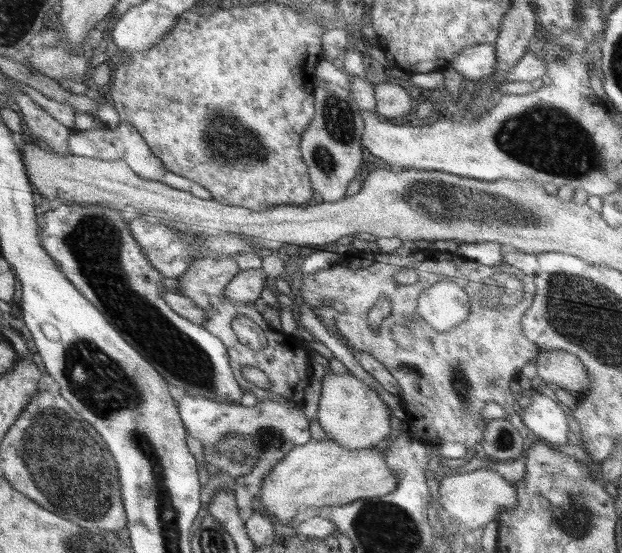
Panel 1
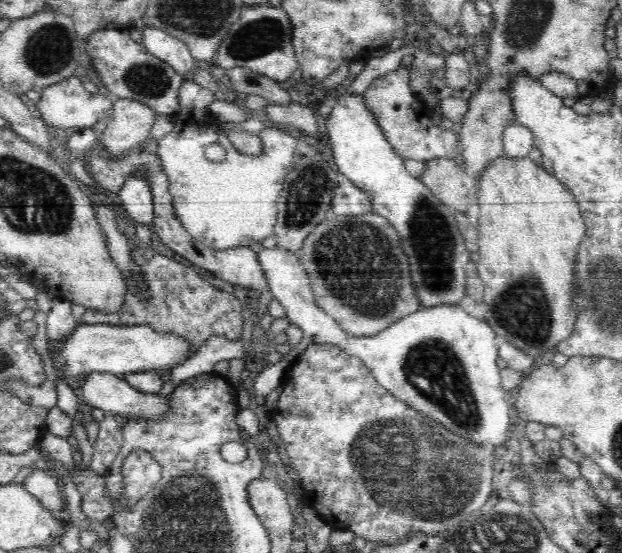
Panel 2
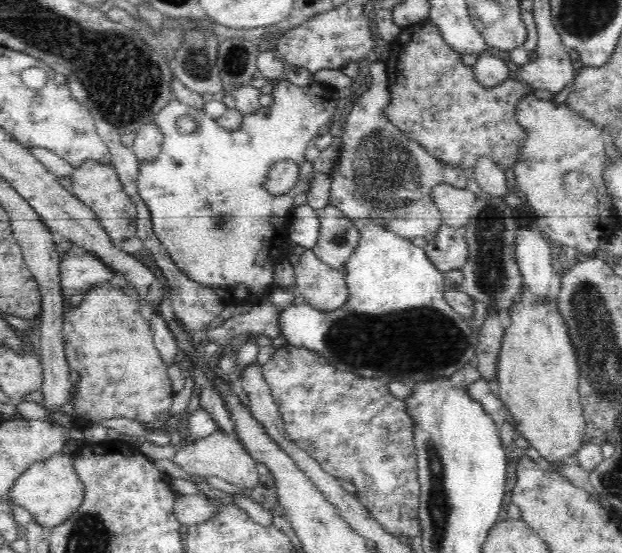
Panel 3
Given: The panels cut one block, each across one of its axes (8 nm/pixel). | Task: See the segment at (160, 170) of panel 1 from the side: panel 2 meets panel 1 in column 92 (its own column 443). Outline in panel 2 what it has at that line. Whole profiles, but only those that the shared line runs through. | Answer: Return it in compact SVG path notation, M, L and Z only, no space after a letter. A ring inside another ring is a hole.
M398 68L375 78L365 90L363 99L368 110L375 115L392 149L402 160L427 162L435 158L448 158L463 165L463 155L458 142L457 130L446 130L430 119L434 110L422 104L410 87L412 74L409 69Z

